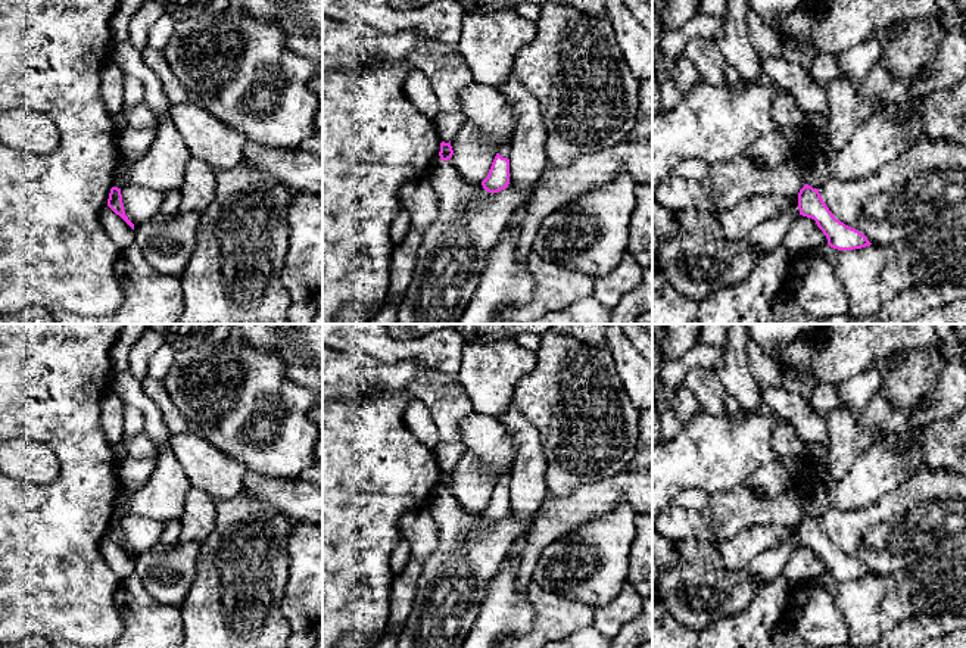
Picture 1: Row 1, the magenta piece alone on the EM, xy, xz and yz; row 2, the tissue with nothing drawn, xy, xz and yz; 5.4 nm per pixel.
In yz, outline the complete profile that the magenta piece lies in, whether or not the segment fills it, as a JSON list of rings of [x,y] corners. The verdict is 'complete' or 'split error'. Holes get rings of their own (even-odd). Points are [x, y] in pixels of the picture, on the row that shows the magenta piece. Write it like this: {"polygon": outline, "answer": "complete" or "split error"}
{"polygon": [[[808,184],[798,193],[800,215],[816,221],[828,239],[828,244],[838,250],[853,250],[870,246],[872,243],[859,230],[836,219],[829,211],[817,189]]], "answer": "complete"}

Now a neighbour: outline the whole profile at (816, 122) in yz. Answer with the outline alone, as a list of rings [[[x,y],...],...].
[[[804,113],[804,125],[816,135],[825,134],[829,124],[829,116],[823,113]]]

